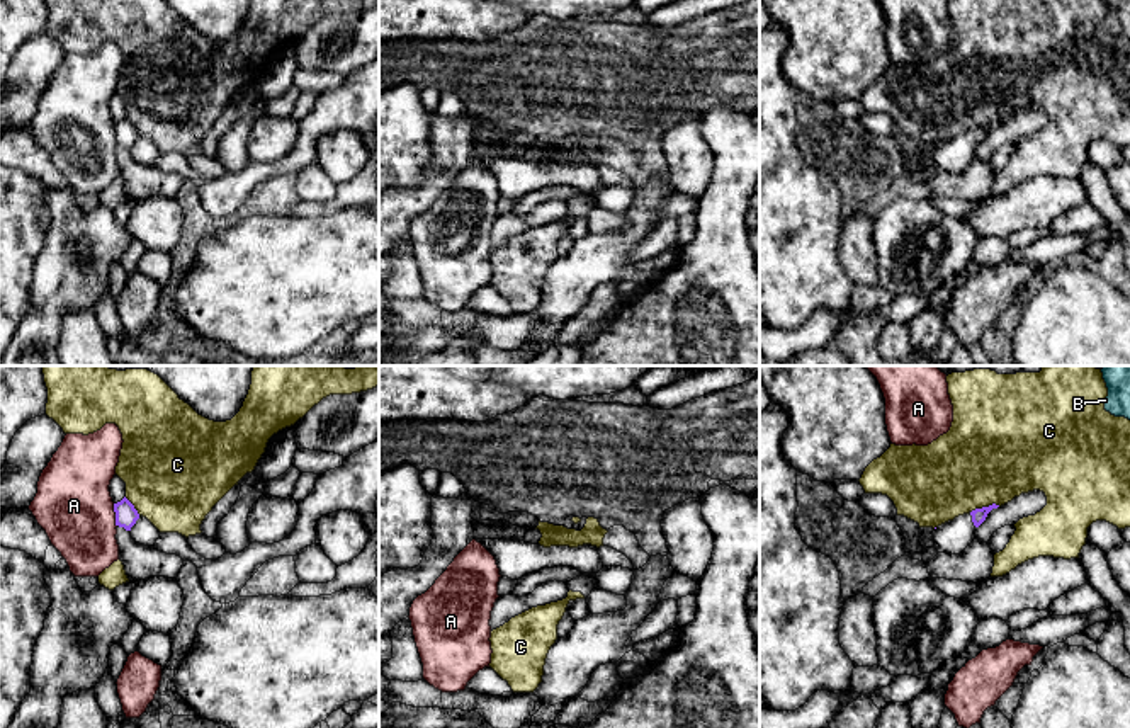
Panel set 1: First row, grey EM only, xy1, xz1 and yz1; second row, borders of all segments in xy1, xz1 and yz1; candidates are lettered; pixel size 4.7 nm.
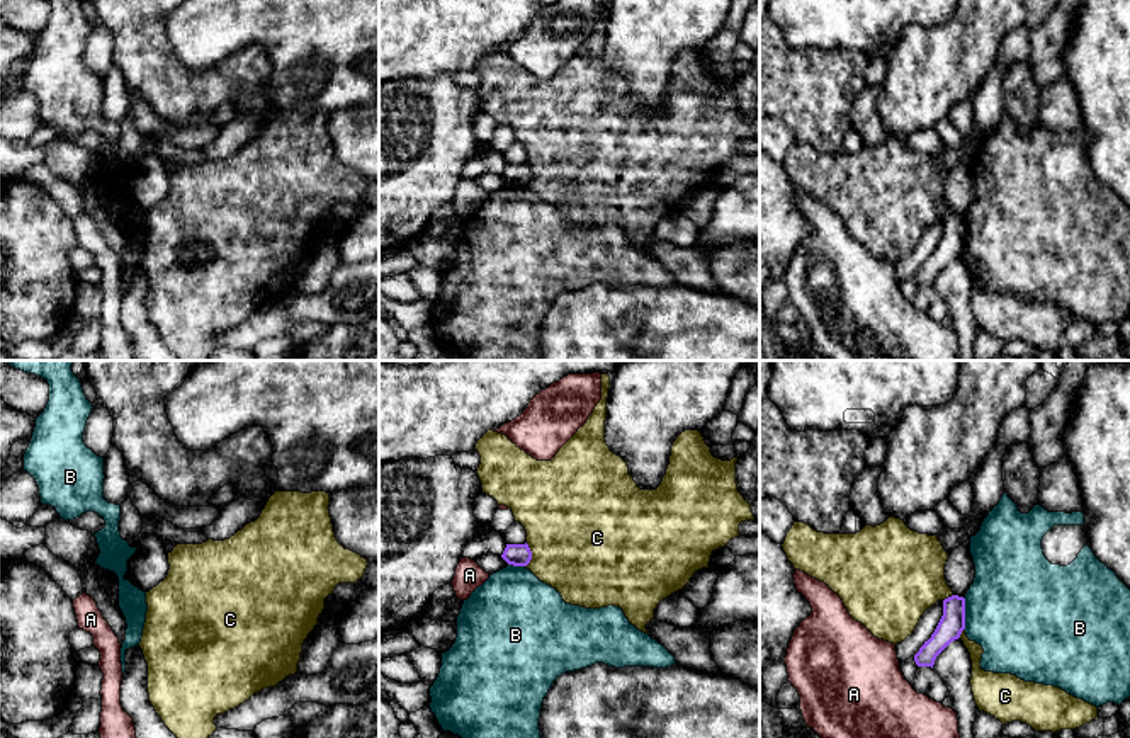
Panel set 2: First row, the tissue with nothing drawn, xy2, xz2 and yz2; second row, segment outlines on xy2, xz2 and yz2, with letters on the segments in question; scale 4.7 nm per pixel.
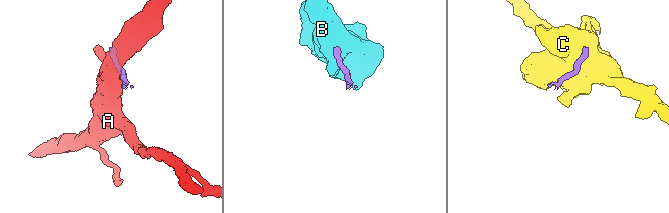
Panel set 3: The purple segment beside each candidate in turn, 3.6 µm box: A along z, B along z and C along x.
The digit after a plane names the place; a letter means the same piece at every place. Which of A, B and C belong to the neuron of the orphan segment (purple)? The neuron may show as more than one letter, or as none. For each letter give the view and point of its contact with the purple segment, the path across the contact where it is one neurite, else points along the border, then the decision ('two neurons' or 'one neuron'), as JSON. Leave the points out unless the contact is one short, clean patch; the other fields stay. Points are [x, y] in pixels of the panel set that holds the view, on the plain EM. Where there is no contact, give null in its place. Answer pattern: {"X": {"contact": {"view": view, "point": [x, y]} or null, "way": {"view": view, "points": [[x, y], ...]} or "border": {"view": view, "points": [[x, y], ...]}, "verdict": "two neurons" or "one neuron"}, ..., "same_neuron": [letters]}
{"A": {"contact": {"view": "xy1", "point": [116, 135]}, "border": {"view": "xy1", "points": [[112, 123], [116, 145]]}, "verdict": "two neurons"}, "B": {"contact": {"view": "yz2", "point": [964, 232]}, "border": {"view": "yz2", "points": [[962, 216], [966, 247]]}, "verdict": "two neurons"}, "C": {"contact": {"view": "yz1", "point": [984, 126]}, "verdict": "two neurons"}, "same_neuron": []}

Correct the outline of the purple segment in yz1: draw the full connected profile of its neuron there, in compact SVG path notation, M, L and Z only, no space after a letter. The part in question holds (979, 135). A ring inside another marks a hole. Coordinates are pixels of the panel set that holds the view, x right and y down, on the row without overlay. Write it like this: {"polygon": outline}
{"polygon": "M999 124L975 128L938 145L933 150L933 160L938 172L960 173L974 158L975 148L986 139L987 133Z"}

